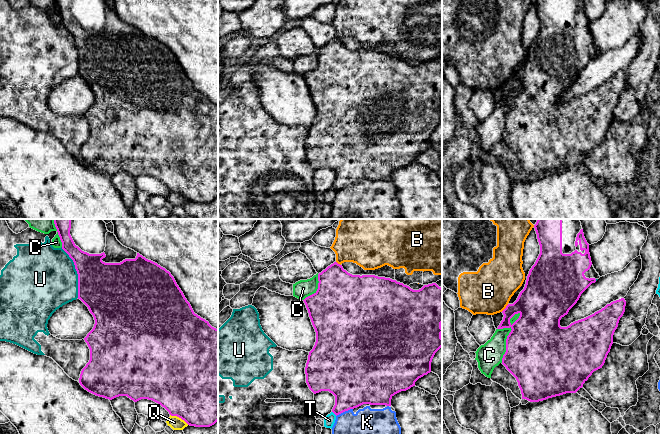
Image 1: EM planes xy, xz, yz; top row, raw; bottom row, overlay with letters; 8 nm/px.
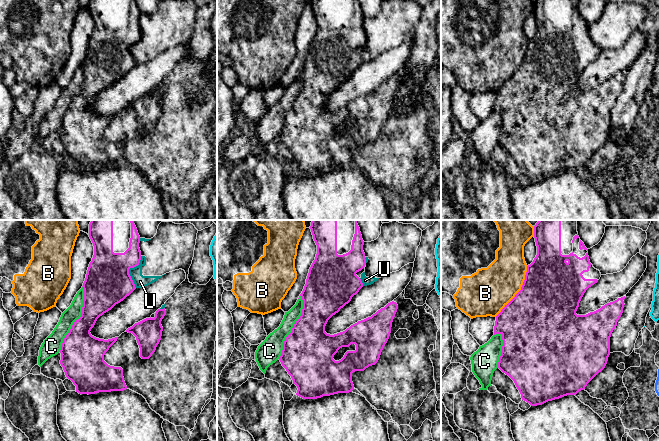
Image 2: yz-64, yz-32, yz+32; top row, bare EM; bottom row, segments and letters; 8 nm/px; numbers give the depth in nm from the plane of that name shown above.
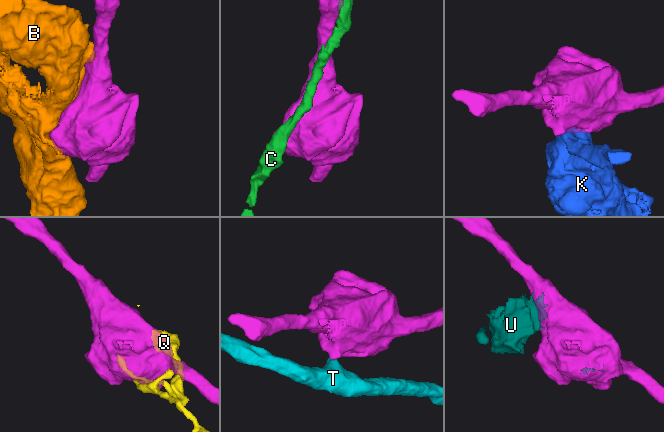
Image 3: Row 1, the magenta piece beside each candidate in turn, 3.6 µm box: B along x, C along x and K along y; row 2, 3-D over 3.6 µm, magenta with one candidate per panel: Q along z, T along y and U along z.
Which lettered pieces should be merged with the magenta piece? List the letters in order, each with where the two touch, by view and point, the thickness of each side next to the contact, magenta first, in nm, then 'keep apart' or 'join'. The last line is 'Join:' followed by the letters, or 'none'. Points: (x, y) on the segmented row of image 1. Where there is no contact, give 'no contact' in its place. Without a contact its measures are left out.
B: yz (505, 308) | 300/360 nm | keep apart
C: yz (507, 337) | 500/200 nm | keep apart
K: xz (344, 411) | 380/200 nm | keep apart
Q: xy (179, 417) | 500/110 nm | keep apart
T: xz (334, 413) | 300/90 nm | keep apart
U: xy (77, 272) | 400/480 nm | keep apart
Join: none

